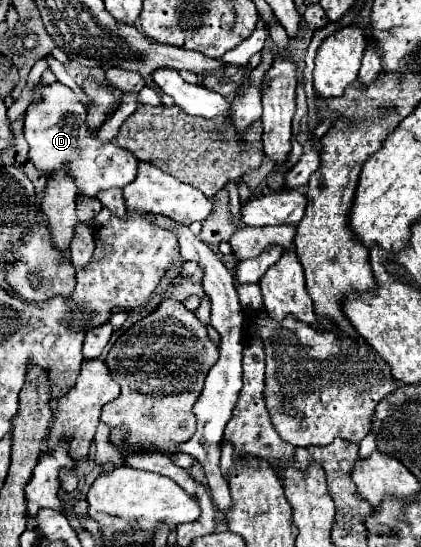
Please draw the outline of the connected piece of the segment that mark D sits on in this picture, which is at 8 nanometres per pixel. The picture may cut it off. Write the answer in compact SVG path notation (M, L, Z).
M55 82L51 86L35 86L33 92L33 102L29 104L25 112L25 140L29 142L29 158L41 170L47 178L59 170L67 170L67 174L75 180L77 186L77 196L87 196L87 198L97 198L99 192L109 190L109 188L125 188L129 182L135 180L137 174L137 158L127 152L125 148L119 148L113 142L103 142L97 134L97 130L87 126L87 110L79 102L79 98L73 94L71 88Z

